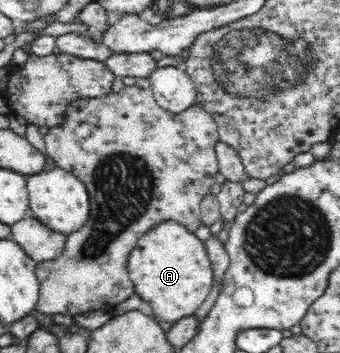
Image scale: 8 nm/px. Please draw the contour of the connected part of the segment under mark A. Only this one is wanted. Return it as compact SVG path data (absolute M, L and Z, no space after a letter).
M166 220L156 224L141 240L137 241L136 247L131 250L127 262L129 278L133 283L135 293L143 301L149 303L158 321L175 323L185 316L193 316L207 299L207 294L214 282L213 267L205 250L204 242L195 233L185 228L185 225L175 220Z

